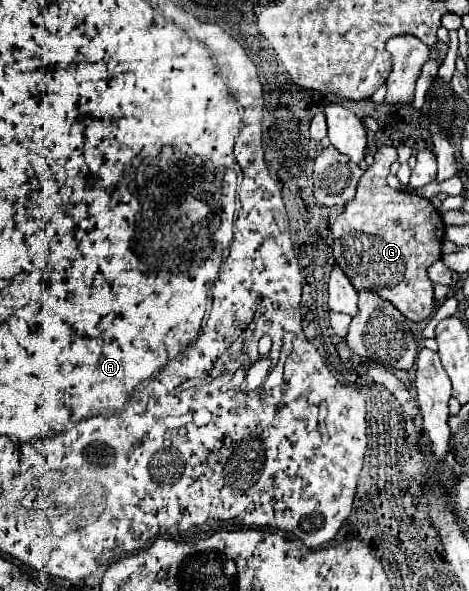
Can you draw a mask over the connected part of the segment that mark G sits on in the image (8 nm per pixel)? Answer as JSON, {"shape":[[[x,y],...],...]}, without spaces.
{"shape":[[[384,146],[374,153],[374,163],[368,167],[358,183],[356,197],[344,207],[344,213],[340,213],[332,225],[332,237],[334,237],[334,259],[342,267],[342,271],[348,275],[356,291],[374,291],[382,299],[394,303],[402,315],[410,321],[424,321],[434,311],[434,283],[428,279],[426,269],[440,261],[440,245],[444,239],[444,225],[440,219],[440,213],[434,209],[430,201],[424,197],[394,191],[386,185],[386,175],[390,173],[390,165],[397,159],[397,150],[393,146]]]}

